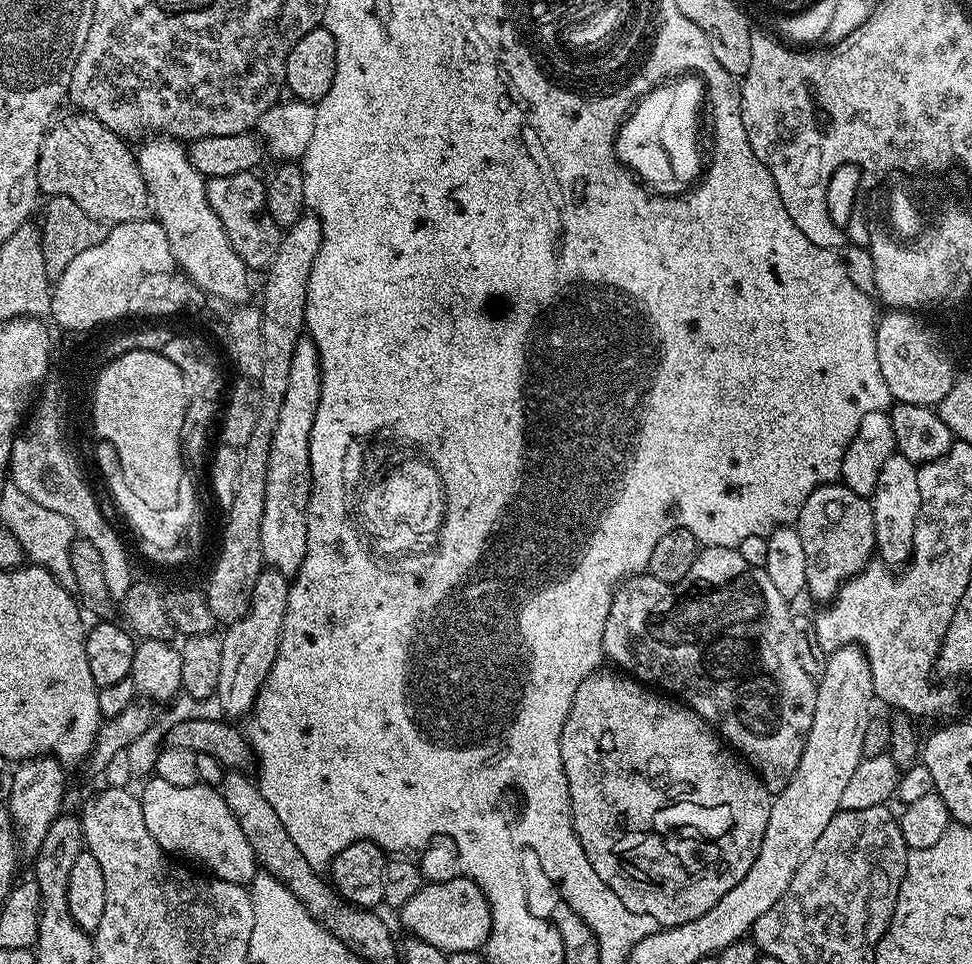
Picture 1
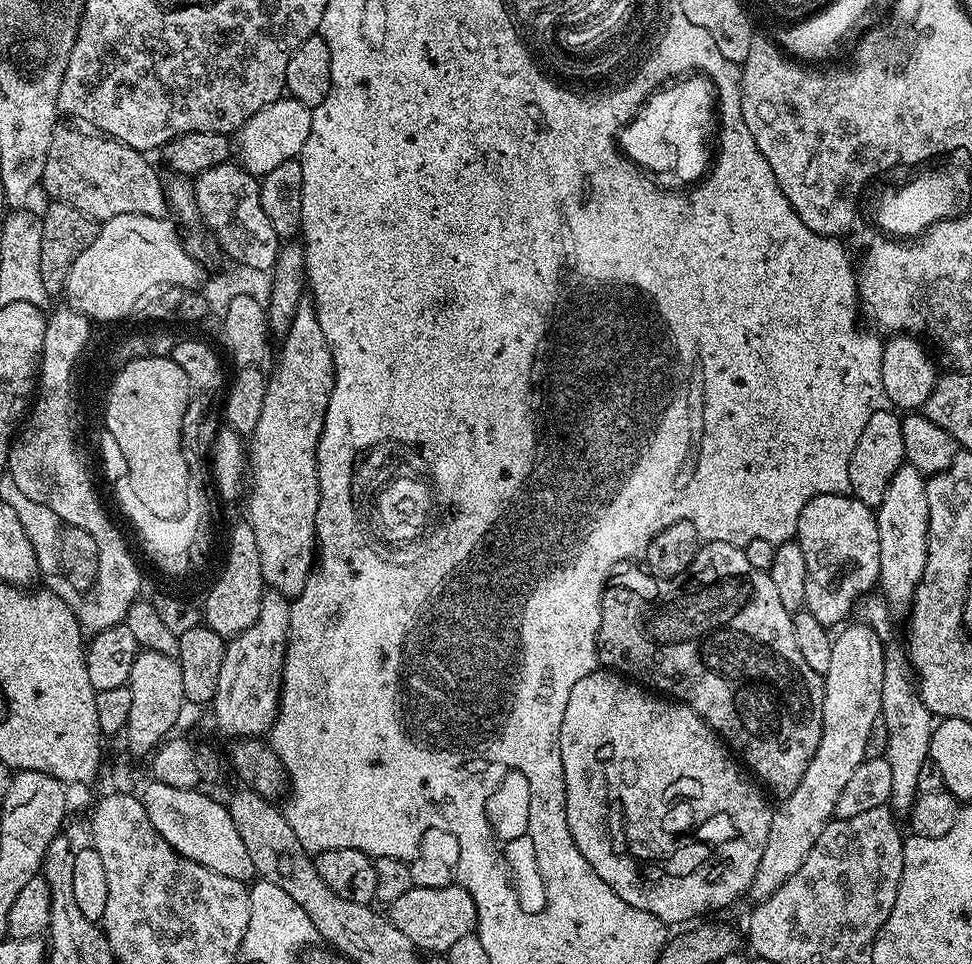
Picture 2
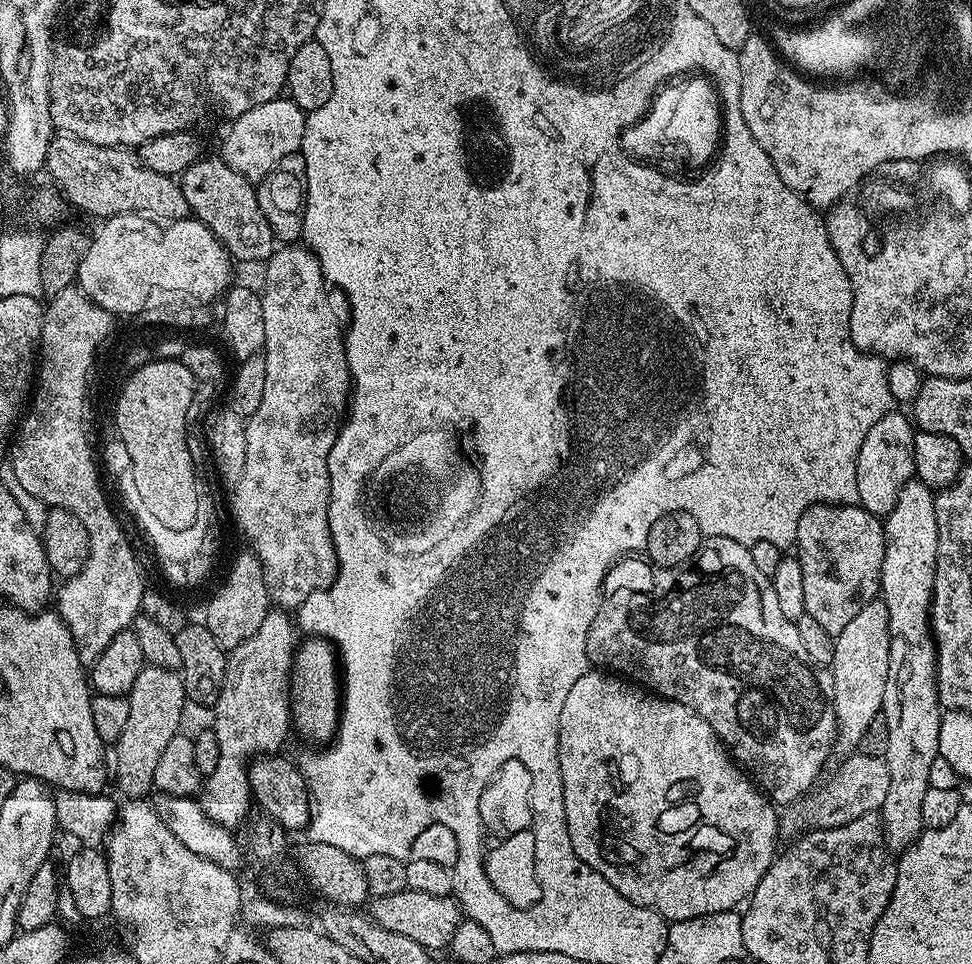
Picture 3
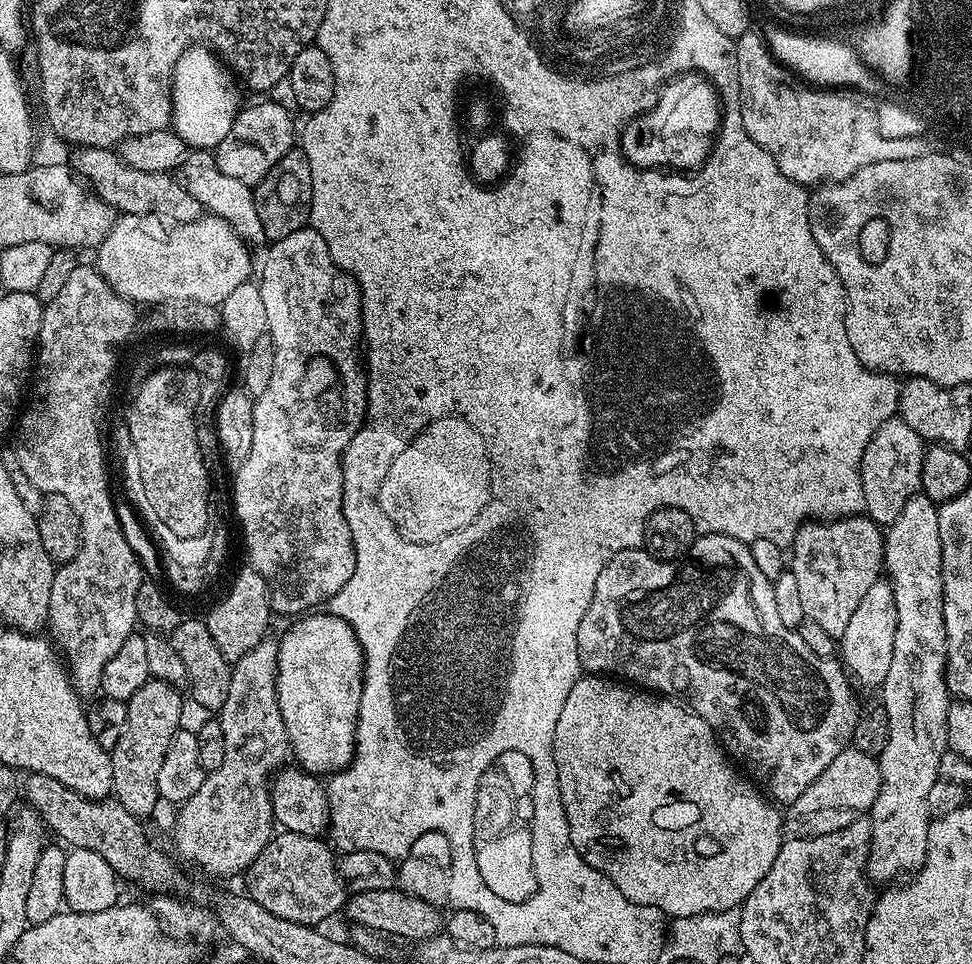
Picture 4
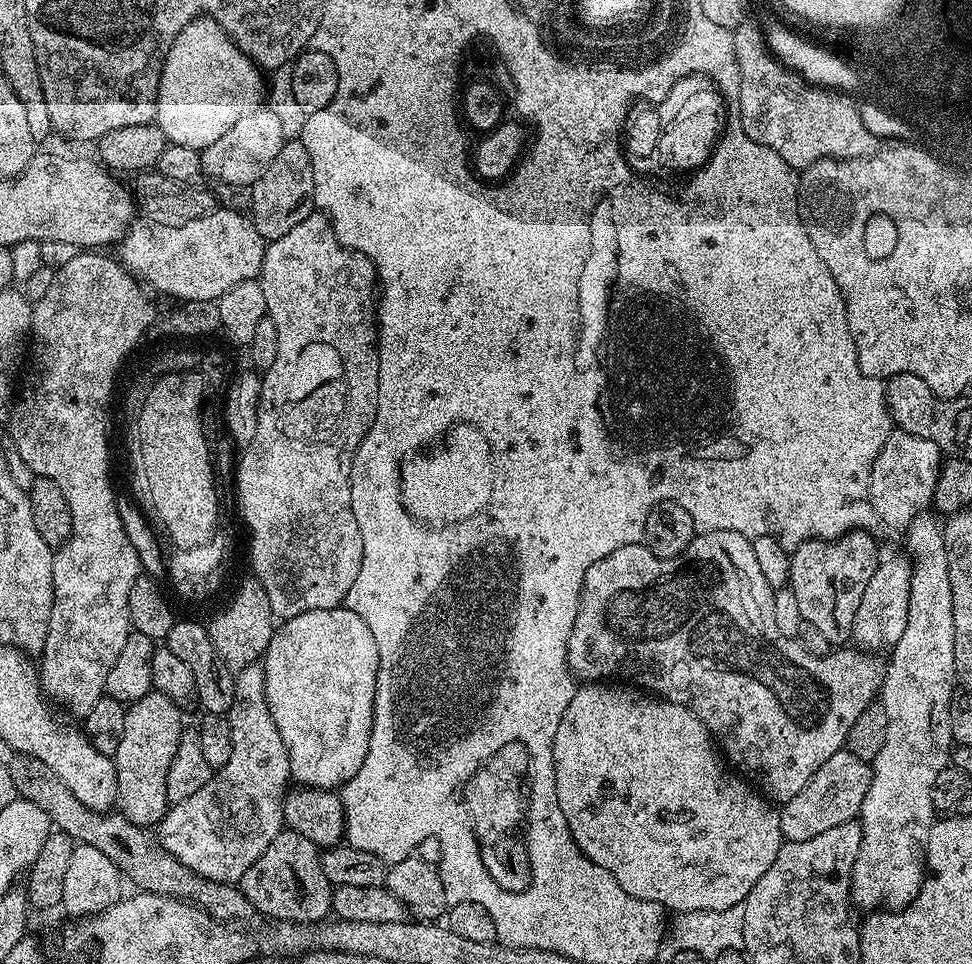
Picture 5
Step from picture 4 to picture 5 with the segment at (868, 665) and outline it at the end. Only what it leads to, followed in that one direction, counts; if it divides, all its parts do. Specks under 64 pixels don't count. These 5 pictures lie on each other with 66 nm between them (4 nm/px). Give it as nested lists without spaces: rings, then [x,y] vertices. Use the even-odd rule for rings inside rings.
[[[892,556],[889,560],[888,557],[881,559],[866,586],[866,591],[862,593],[862,602],[858,602],[858,614],[854,618],[852,640],[861,649],[888,650],[898,642],[898,638],[902,638],[902,630],[906,630],[911,577],[912,566],[907,559],[904,561],[900,556]]]

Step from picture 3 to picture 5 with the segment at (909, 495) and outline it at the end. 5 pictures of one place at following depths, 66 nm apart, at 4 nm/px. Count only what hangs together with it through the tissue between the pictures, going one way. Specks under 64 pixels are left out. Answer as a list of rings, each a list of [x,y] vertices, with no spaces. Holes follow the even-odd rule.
[[[932,514],[918,516],[906,529],[908,548],[916,555],[916,560],[911,561],[912,577],[910,578],[906,630],[902,630],[902,638],[898,638],[898,642],[892,645],[890,649],[892,657],[887,657],[884,684],[880,687],[878,693],[879,703],[883,704],[886,710],[886,742],[882,742],[882,750],[878,750],[878,754],[870,761],[872,781],[870,782],[870,790],[866,790],[866,798],[862,798],[862,806],[858,817],[862,826],[862,846],[858,846],[858,858],[854,858],[854,870],[852,871],[852,903],[857,909],[899,910],[905,904],[911,904],[920,893],[920,888],[924,885],[926,875],[926,841],[930,838],[930,830],[938,816],[930,794],[934,791],[934,778],[938,778],[938,774],[942,769],[949,767],[950,753],[954,748],[952,731],[950,730],[950,702],[952,701],[954,681],[956,680],[956,667],[954,666],[954,608],[952,606],[952,595],[950,594],[950,566],[946,566],[944,529],[941,521],[939,519],[936,521],[935,518],[937,519]]]

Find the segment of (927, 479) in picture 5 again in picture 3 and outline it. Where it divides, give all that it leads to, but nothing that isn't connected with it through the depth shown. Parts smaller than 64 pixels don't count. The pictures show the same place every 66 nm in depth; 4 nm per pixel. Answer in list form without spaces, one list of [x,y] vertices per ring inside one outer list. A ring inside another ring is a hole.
[[[899,410],[886,413],[874,426],[870,426],[862,446],[858,450],[858,498],[860,507],[870,514],[887,518],[890,510],[894,510],[894,502],[898,502],[898,494],[916,475],[914,466],[914,424],[907,415]]]

